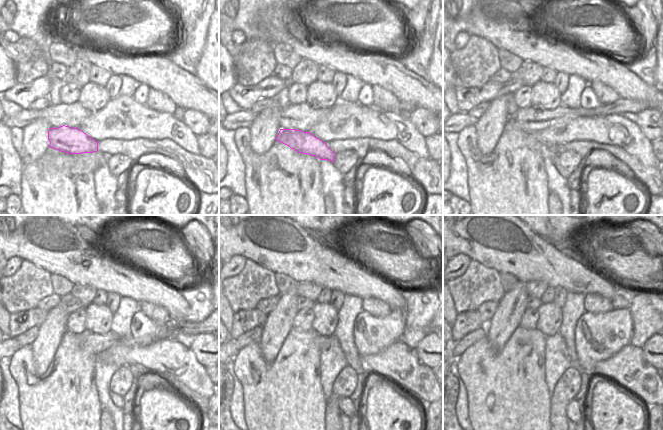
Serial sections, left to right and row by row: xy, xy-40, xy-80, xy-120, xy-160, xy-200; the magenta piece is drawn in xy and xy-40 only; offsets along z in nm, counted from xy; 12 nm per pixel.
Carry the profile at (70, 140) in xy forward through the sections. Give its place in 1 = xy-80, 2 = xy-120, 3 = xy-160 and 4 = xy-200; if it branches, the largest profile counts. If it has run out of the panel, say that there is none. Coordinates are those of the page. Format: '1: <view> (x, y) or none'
1: xy-80 (544, 149)
2: xy-120 (118, 400)
3: xy-160 (346, 406)
4: xy-200 (574, 412)

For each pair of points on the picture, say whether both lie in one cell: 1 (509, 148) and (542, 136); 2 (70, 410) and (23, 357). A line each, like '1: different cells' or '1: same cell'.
1: different cells
2: same cell

